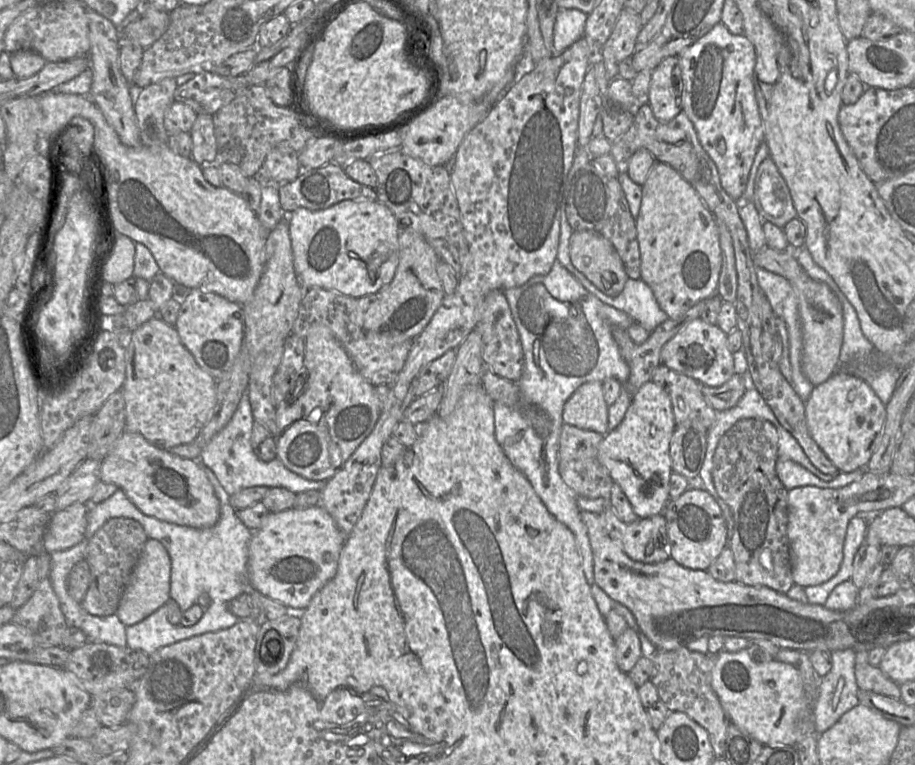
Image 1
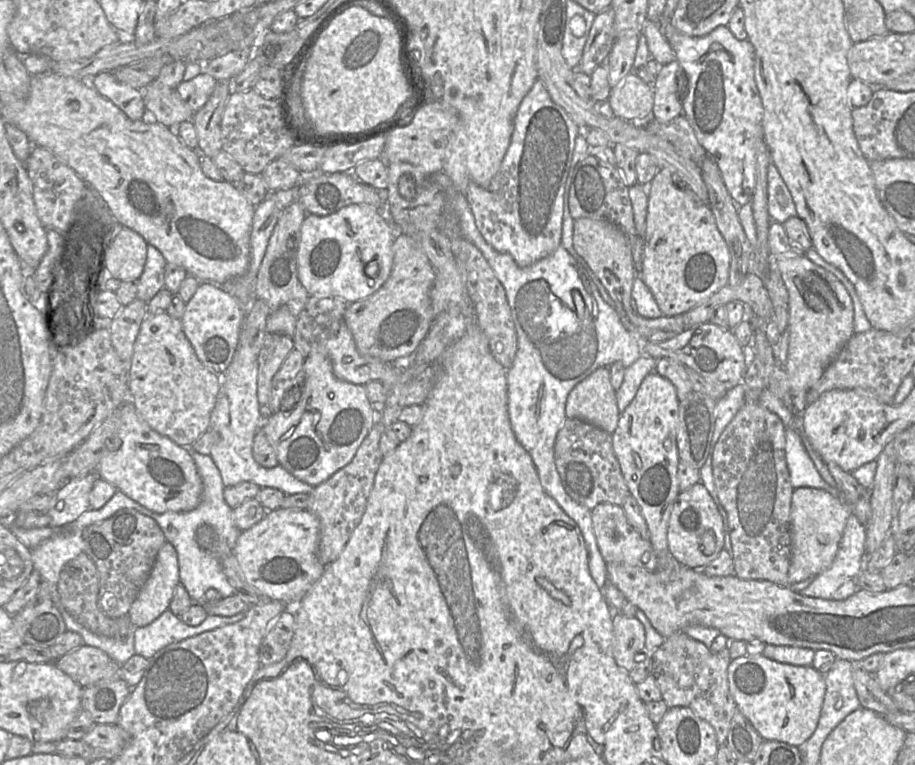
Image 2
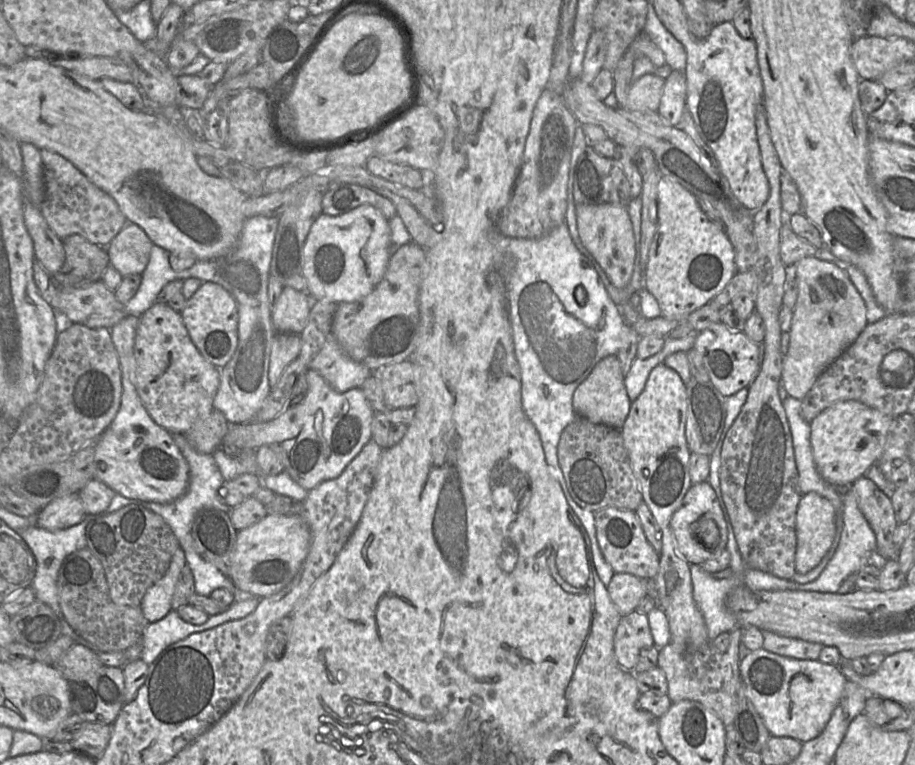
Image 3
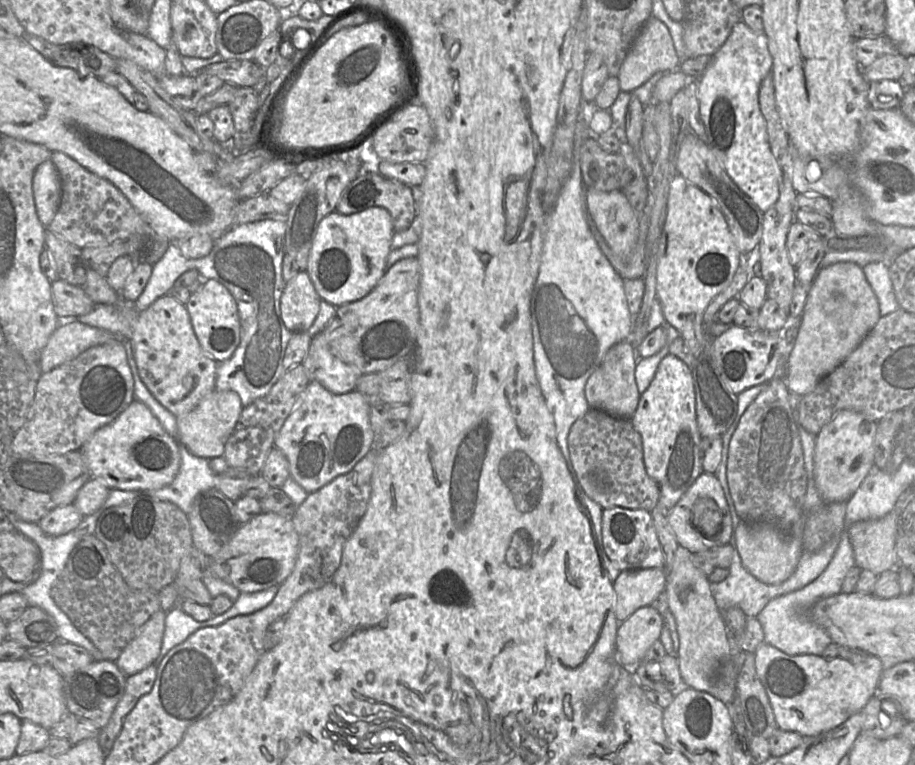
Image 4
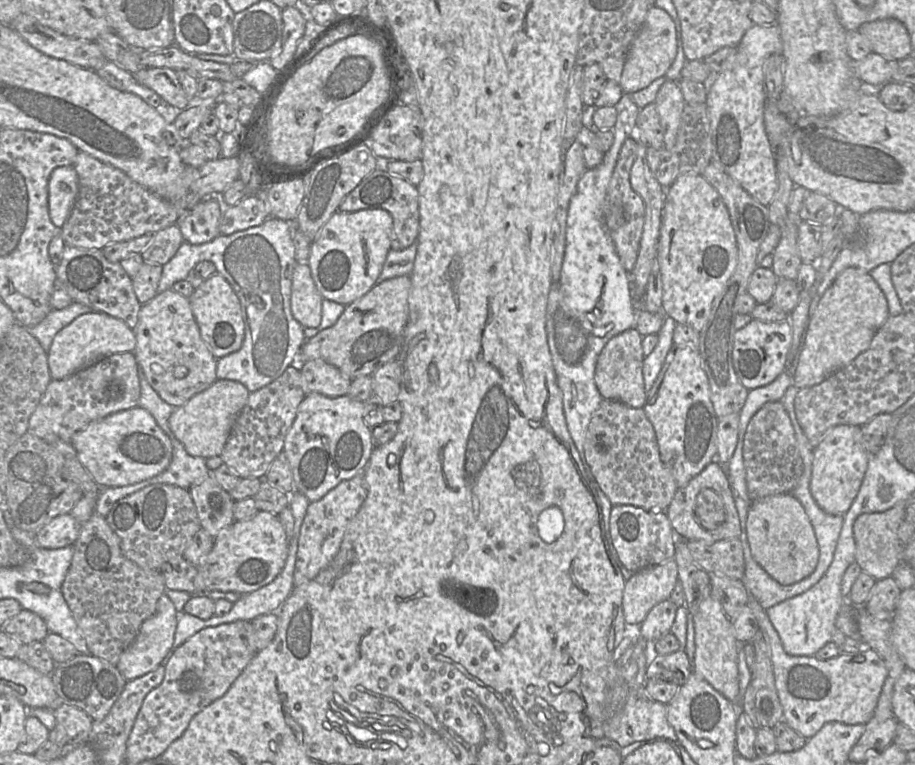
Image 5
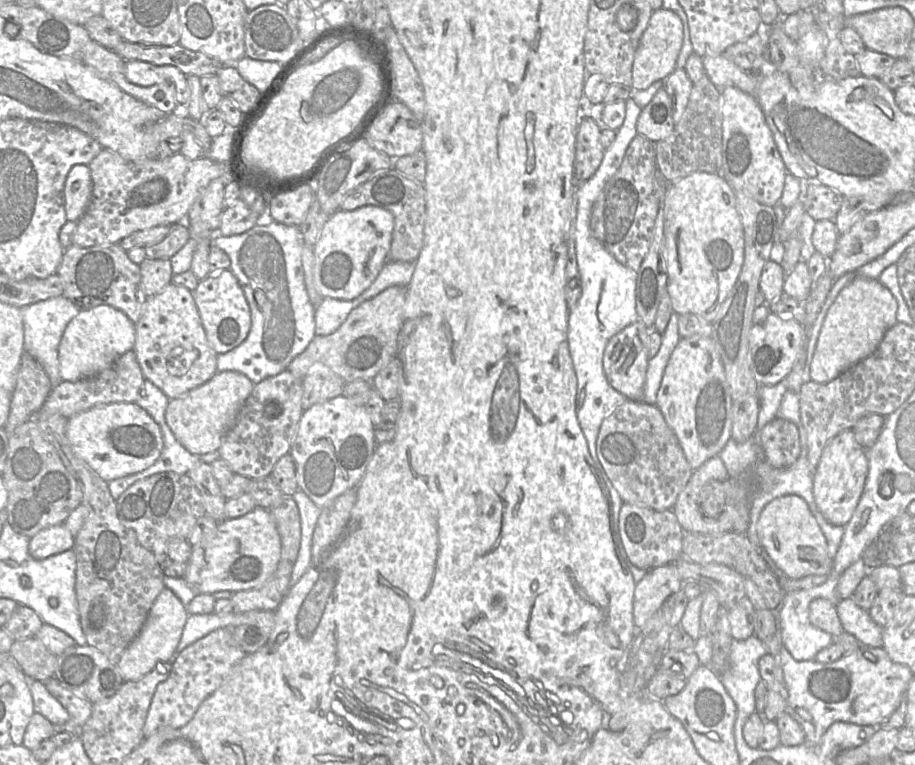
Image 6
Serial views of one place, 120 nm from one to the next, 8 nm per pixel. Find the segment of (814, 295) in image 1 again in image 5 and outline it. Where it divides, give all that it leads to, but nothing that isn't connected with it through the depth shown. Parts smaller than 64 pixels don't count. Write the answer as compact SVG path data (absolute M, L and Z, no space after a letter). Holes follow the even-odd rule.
M850 267L842 271L820 298L815 311L809 319L806 330L801 335L799 358L793 376L793 385L798 389L818 385L832 374L849 365L866 351L876 332L890 316L885 294L865 270Z

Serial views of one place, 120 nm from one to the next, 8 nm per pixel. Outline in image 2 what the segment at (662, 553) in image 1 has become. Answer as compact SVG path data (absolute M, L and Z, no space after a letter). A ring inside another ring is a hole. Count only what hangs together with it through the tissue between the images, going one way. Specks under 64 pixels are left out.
M600 503L591 510L591 516L597 544L606 563L616 562L649 571L657 570L658 561L651 541L643 538L628 522L622 507Z

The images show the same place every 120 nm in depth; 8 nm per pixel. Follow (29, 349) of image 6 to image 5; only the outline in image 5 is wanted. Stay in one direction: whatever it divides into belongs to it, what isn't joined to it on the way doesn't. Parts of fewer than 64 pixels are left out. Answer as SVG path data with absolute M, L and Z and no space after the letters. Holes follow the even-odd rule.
M73 301L64 309L52 309L40 323L28 328L28 332L38 340L47 353L55 335L74 319L88 312L91 312L89 307Z

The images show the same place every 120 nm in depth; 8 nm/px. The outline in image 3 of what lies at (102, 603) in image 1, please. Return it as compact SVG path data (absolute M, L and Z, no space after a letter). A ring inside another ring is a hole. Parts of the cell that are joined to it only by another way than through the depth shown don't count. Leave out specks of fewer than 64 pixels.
M137 504L90 521L85 538L86 547L104 568L111 600L119 606L140 607L147 590L165 575L173 554L180 548L163 518Z

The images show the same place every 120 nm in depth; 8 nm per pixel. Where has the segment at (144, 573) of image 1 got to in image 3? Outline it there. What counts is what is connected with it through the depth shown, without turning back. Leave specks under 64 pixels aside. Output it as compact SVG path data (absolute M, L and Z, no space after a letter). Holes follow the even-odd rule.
M178 548L165 575L145 593L140 608L149 623L163 619L172 610L171 602L175 586L185 565L184 552Z

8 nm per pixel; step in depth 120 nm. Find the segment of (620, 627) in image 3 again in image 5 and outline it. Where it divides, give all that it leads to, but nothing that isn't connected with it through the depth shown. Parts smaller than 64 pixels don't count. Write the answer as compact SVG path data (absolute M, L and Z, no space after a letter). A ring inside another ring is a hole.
M666 599L656 604L638 627L638 635L648 641L657 641L670 632L676 618L677 606Z

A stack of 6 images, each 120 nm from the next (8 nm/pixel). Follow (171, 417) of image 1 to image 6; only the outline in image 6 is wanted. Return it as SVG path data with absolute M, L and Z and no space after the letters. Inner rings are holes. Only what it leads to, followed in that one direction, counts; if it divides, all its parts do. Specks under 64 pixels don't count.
M170 283L161 292L147 297L141 317L135 325L135 331L136 342L132 351L145 380L152 382L170 400L203 385L217 373L218 353L207 340L194 294L186 287Z

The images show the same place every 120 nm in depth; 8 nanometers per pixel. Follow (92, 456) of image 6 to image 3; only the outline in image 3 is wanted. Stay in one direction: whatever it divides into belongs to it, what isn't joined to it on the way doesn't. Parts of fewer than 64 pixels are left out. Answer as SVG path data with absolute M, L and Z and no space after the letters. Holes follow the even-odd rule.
M126 315L110 329L121 369L122 396L113 421L94 442L94 478L126 498L169 503L185 493L189 467L172 434L152 420L137 394L134 343L138 321L138 316Z

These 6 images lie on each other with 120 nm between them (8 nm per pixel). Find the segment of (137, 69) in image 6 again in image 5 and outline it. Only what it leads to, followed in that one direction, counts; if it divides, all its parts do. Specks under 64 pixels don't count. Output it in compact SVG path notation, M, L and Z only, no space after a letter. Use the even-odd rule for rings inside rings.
M142 67L133 76L139 84L156 92L173 109L184 110L190 104L175 70Z

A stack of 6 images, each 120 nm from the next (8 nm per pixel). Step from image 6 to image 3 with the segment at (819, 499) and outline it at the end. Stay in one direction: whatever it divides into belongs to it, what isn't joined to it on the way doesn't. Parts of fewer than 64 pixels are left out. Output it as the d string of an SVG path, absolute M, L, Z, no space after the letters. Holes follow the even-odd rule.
M855 400L839 401L822 411L810 425L811 447L821 476L835 487L849 487L855 480L865 476L868 469L880 458L893 417Z

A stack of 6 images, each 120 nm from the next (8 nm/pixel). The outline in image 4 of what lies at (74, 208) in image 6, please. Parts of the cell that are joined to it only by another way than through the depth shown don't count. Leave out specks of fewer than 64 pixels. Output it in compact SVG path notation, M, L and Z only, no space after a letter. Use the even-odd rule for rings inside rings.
M50 160L44 161L37 167L32 188L38 218L45 227L48 227L61 201L59 173Z

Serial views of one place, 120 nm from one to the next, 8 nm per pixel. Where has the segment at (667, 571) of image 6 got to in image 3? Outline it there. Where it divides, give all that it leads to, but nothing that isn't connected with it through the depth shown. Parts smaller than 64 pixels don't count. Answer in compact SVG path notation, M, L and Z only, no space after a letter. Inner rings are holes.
M614 573L607 591L621 615L635 611L640 601L649 595L650 582L629 573Z

